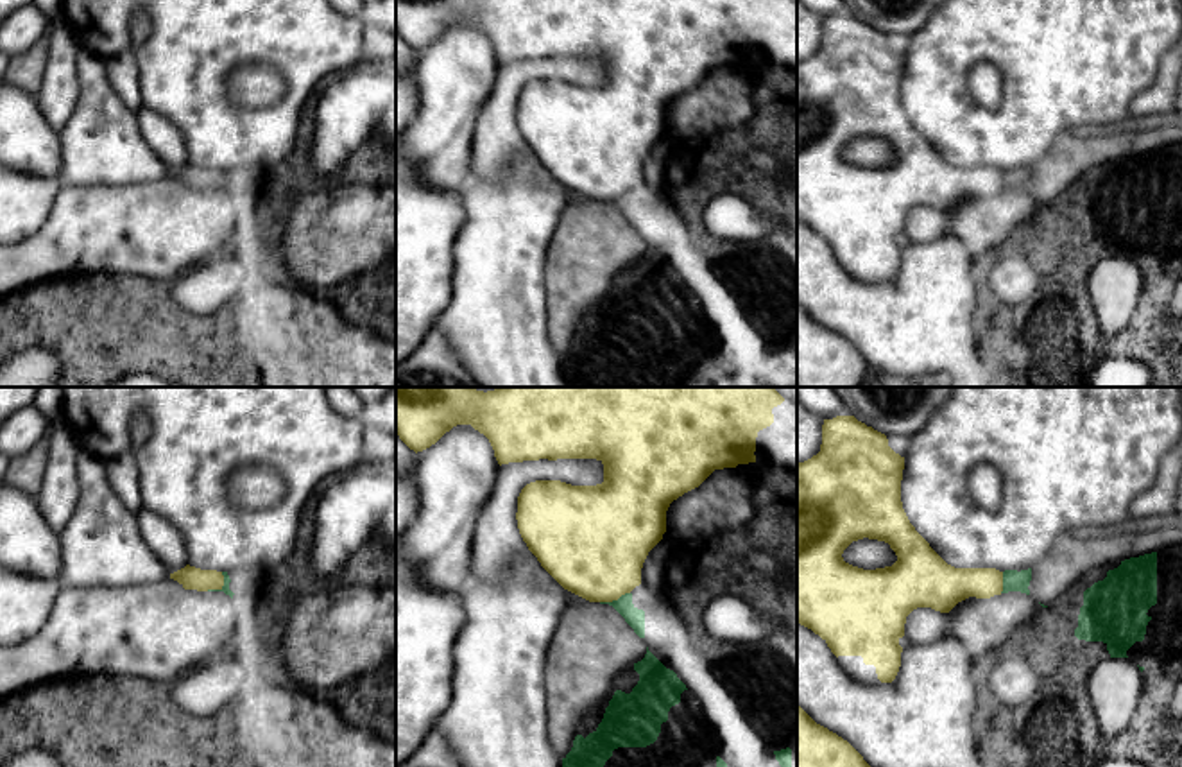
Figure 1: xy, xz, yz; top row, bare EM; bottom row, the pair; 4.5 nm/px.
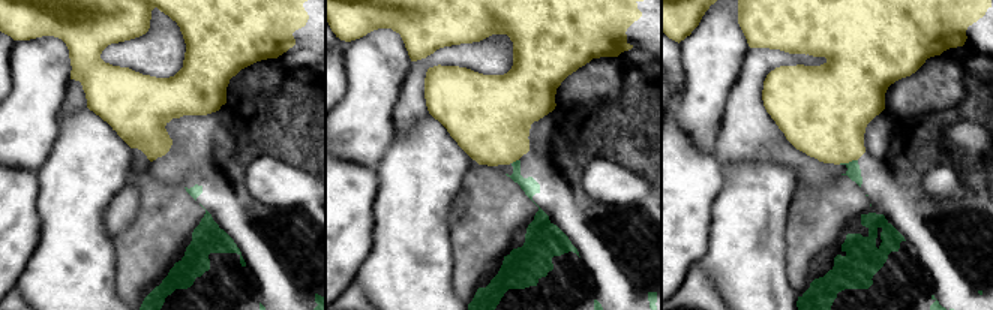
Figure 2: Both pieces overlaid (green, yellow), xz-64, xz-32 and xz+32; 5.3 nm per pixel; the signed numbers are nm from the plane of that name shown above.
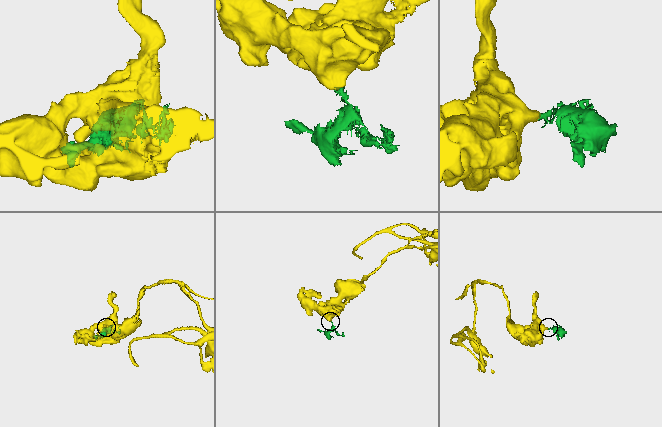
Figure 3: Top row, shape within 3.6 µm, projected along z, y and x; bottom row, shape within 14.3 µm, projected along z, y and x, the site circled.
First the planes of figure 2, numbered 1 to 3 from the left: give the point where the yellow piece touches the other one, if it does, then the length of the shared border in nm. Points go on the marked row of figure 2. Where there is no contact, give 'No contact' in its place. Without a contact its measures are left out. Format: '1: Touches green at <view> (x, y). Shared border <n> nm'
1: No contact
2: Touches green at xz-32 (516, 160). Shared border 50 nm
3: Touches green at xz+32 (848, 163). Shared border 110 nm

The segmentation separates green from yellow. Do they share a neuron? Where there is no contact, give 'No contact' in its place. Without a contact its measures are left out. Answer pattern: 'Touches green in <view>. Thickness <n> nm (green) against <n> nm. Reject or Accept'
Touches green in xy. Thickness 40 nm (green) against 100 nm. Reject

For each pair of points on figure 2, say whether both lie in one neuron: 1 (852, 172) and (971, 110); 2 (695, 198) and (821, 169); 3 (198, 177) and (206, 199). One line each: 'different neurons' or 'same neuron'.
1: same neuron
2: different neurons
3: same neuron

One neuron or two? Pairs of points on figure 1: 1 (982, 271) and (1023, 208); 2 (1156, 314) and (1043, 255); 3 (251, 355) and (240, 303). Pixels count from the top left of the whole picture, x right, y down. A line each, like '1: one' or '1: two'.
1: two
2: one
3: one

